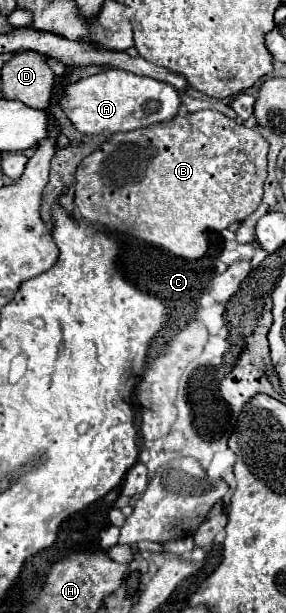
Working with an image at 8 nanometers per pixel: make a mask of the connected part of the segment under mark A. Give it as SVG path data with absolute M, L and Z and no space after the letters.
M109 69L73 83L65 91L65 99L61 101L63 113L71 119L75 129L85 135L133 131L139 127L147 127L151 123L167 121L177 115L179 105L181 99L175 87L151 77L127 73L123 69Z

